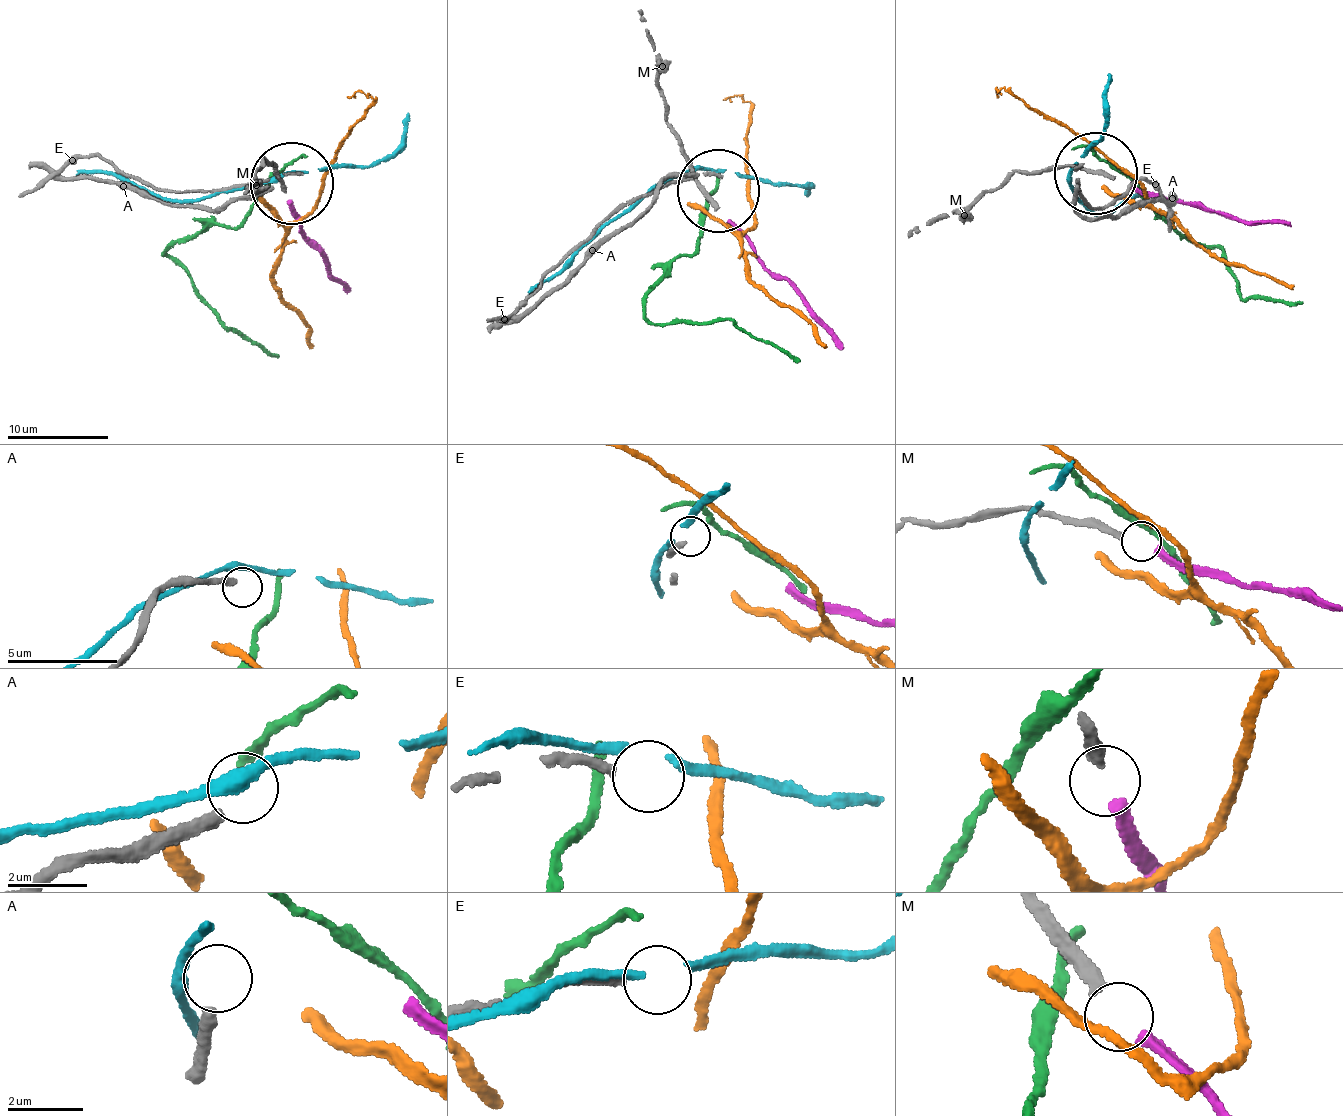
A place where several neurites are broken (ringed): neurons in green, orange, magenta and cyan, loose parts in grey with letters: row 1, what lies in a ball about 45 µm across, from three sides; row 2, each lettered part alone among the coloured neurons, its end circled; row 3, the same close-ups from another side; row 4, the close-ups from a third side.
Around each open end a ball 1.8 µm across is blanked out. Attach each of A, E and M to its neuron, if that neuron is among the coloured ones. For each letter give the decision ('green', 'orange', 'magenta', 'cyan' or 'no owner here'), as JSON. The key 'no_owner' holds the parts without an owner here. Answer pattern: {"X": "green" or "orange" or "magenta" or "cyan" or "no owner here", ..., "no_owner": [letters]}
{"A": "no owner here", "E": "no owner here", "M": "magenta", "no_owner": ["A", "E"]}

